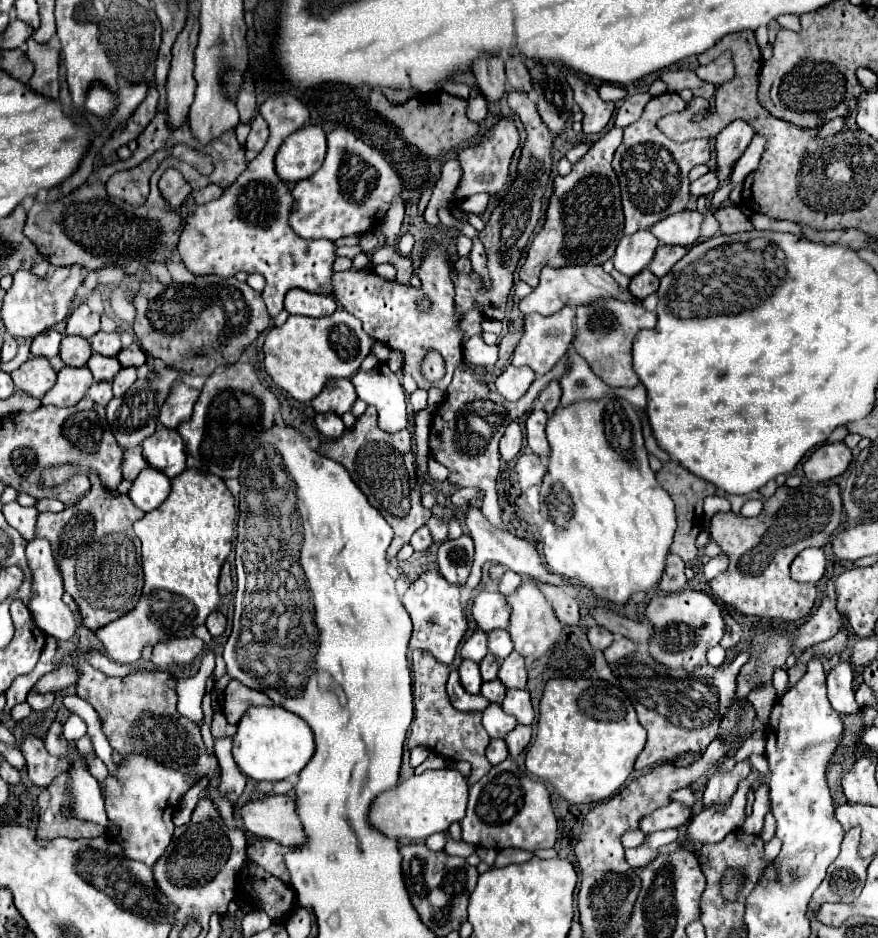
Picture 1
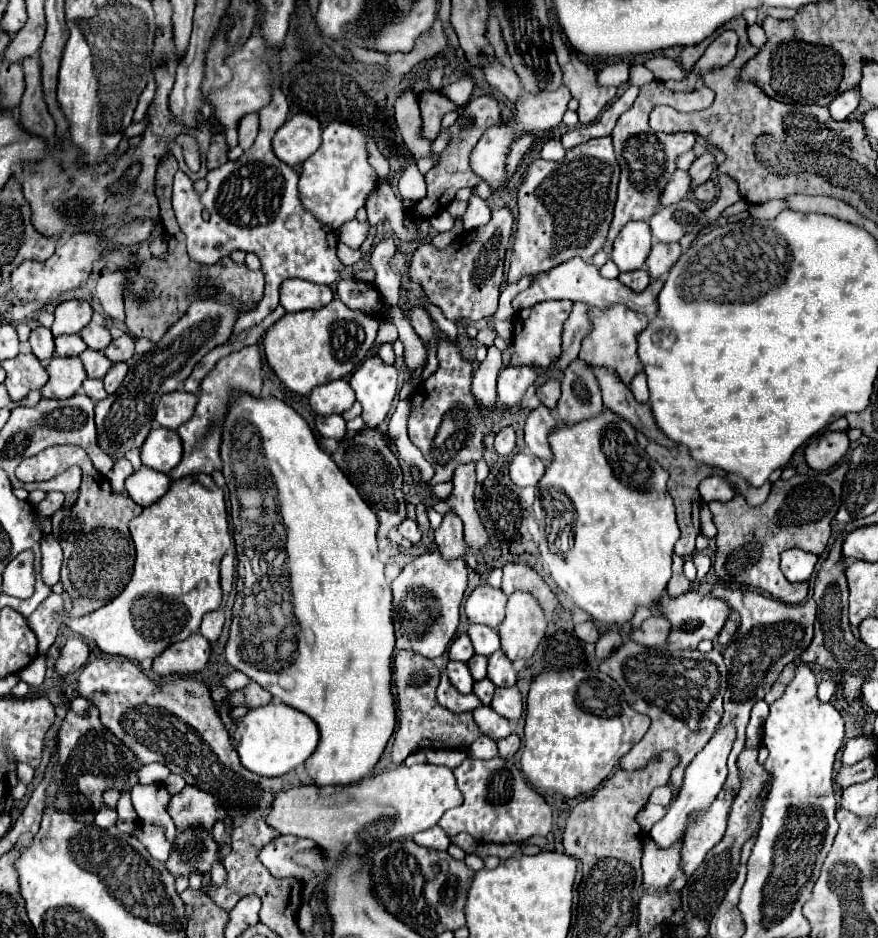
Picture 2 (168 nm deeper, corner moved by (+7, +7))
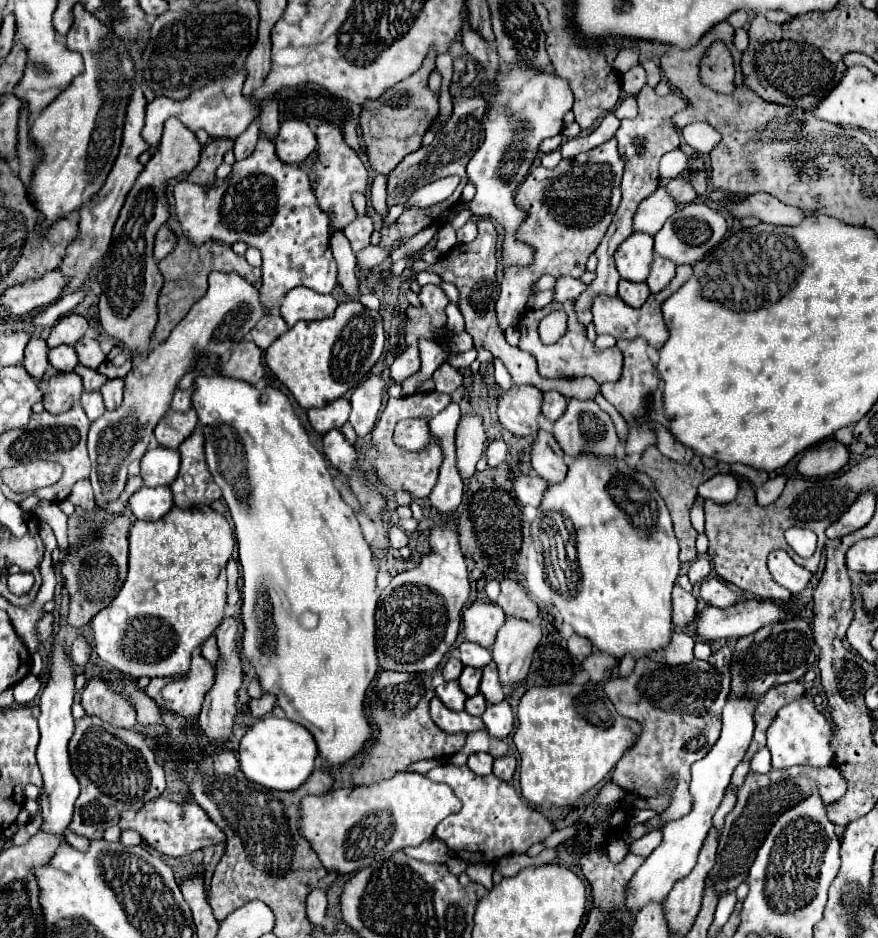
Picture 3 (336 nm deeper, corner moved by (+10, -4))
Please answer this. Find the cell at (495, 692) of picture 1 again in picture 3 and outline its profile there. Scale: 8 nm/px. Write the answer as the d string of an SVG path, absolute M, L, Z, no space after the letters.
M478 692L476 696L472 696L472 698L466 700L466 712L468 712L468 714L472 714L472 716L482 716L484 710L486 710L486 700L484 700L484 696L482 696L480 692Z

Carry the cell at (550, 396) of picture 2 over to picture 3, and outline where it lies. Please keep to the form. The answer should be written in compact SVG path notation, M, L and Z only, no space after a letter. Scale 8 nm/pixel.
M546 392L544 394L544 404L542 404L542 414L548 420L556 422L564 414L566 406L568 406L568 400L560 392Z

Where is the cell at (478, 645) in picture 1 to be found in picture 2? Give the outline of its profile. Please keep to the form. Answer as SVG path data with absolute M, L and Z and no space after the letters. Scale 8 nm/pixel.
M461 633L455 641L453 641L453 645L449 647L449 659L451 661L469 661L471 657L473 657L473 643L471 643L471 639L469 639L469 635L467 633Z

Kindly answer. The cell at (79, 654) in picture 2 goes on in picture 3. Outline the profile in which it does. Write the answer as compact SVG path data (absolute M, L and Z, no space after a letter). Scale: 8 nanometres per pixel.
M78 636L70 646L70 658L76 666L84 666L90 658L90 652L92 652L92 646L88 644L88 640L84 636Z

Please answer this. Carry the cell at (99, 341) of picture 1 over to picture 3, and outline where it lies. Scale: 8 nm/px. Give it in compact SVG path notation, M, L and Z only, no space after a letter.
M82 338L76 342L76 354L78 354L78 364L96 370L100 366L100 362L104 362L106 354L100 350L98 342L94 338Z

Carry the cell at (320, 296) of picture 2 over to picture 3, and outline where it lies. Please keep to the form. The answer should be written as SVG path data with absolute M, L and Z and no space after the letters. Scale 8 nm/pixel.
M294 288L284 296L280 304L280 312L286 324L292 328L298 320L330 318L336 306L338 302L330 294L318 294L310 288Z

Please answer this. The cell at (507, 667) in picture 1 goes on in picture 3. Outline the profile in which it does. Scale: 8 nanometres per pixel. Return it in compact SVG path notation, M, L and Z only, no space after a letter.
M490 662L488 666L482 668L482 684L480 684L480 692L484 694L488 704L498 704L504 700L504 690L502 684L498 680L498 670L496 664Z

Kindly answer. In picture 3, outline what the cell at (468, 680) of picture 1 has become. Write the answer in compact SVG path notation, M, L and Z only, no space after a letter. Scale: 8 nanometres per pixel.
M446 682L446 684L440 684L436 688L436 696L442 700L442 704L450 710L464 710L464 702L466 702L466 694L460 690L458 682Z

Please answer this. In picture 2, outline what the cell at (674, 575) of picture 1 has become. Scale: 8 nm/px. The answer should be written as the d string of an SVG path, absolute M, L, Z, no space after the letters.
M673 555L673 577L667 583L667 593L671 597L677 597L689 589L689 579L683 575L683 559L679 555Z

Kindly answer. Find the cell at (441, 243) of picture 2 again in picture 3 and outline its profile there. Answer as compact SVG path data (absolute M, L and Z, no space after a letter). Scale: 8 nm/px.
M516 62L514 66L502 66L498 70L496 78L490 84L490 96L486 98L486 102L488 102L488 110L484 116L486 138L484 138L482 146L476 150L476 154L472 156L472 160L468 162L468 178L470 178L470 182L476 184L478 194L474 196L472 202L464 204L462 208L470 206L474 214L490 216L504 228L504 242L502 242L502 266L504 268L530 266L530 262L534 260L534 248L528 246L526 242L516 240L516 232L524 220L524 214L514 204L514 192L526 180L530 166L532 166L534 158L538 156L540 142L544 138L550 138L550 136L556 136L562 132L562 116L572 108L574 96L572 96L572 90L564 78L560 78L556 74L542 72L542 70L534 70L522 62Z

